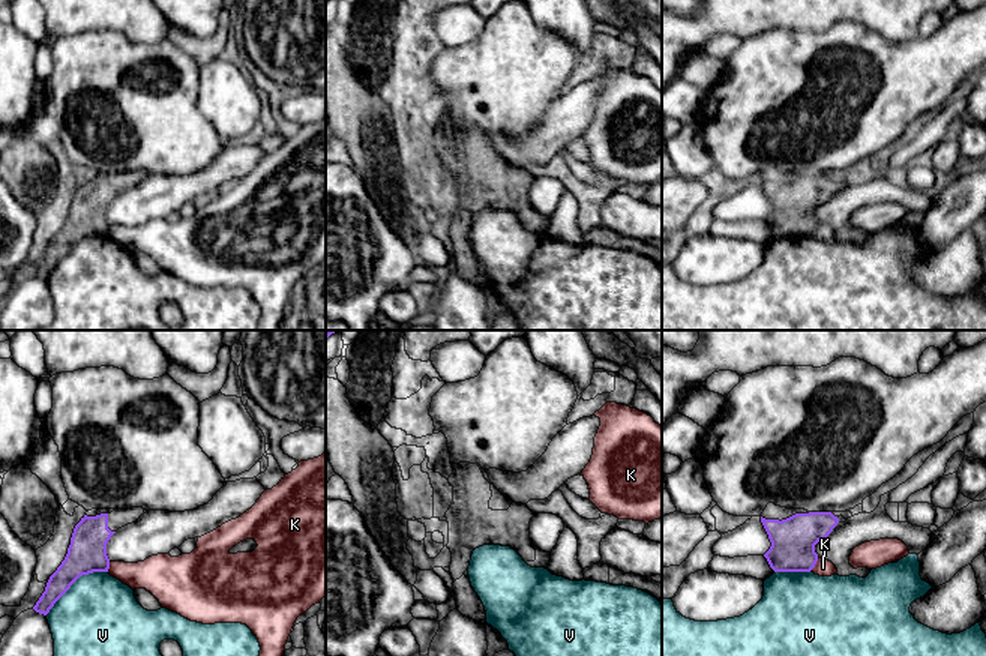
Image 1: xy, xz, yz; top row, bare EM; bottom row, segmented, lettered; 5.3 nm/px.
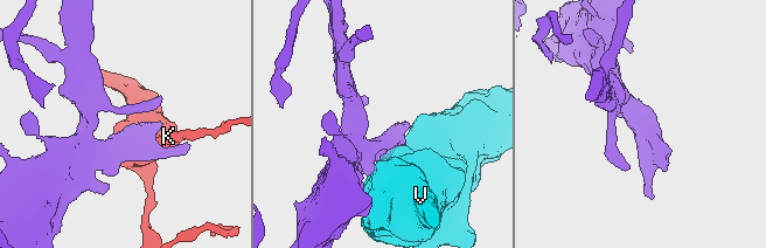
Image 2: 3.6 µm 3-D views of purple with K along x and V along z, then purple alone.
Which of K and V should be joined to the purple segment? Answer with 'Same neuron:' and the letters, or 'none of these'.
Same neuron: none of these

